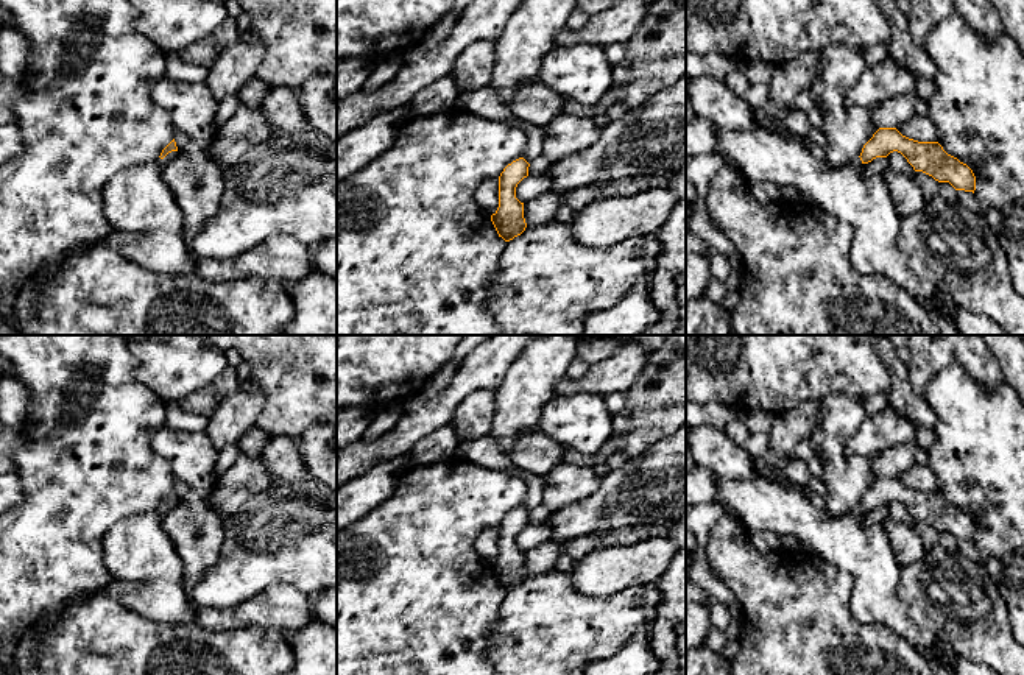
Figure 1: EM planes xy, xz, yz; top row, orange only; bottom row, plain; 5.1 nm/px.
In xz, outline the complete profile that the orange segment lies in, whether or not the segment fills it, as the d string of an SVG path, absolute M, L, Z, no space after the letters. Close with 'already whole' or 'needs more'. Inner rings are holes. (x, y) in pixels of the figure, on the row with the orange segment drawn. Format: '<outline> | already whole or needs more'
M519 157L508 164L499 176L499 207L491 221L505 242L521 235L525 228L524 203L516 198L517 184L528 176L530 164Z | already whole

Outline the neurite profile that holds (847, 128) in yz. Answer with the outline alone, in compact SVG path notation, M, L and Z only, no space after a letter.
M834 42L818 48L818 53L821 55L821 72L810 90L821 104L826 164L839 168L853 164L877 131L873 123L877 106L846 104L849 89L868 69L863 50Z

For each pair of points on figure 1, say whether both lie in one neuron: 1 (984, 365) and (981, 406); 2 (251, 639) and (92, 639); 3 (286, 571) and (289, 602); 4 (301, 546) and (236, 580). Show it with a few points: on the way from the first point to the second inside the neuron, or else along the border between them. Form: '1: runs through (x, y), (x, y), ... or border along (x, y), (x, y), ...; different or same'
1: border along (949, 364), (957, 364), (987, 388), (1002, 381); different
2: runs through (212, 641), (176, 635), (170, 639), (131, 639); same
3: border along (309, 596), (287, 583), (271, 583), (254, 597); different
4: runs through (286, 546), (275, 557), (259, 557), (251, 565); same

